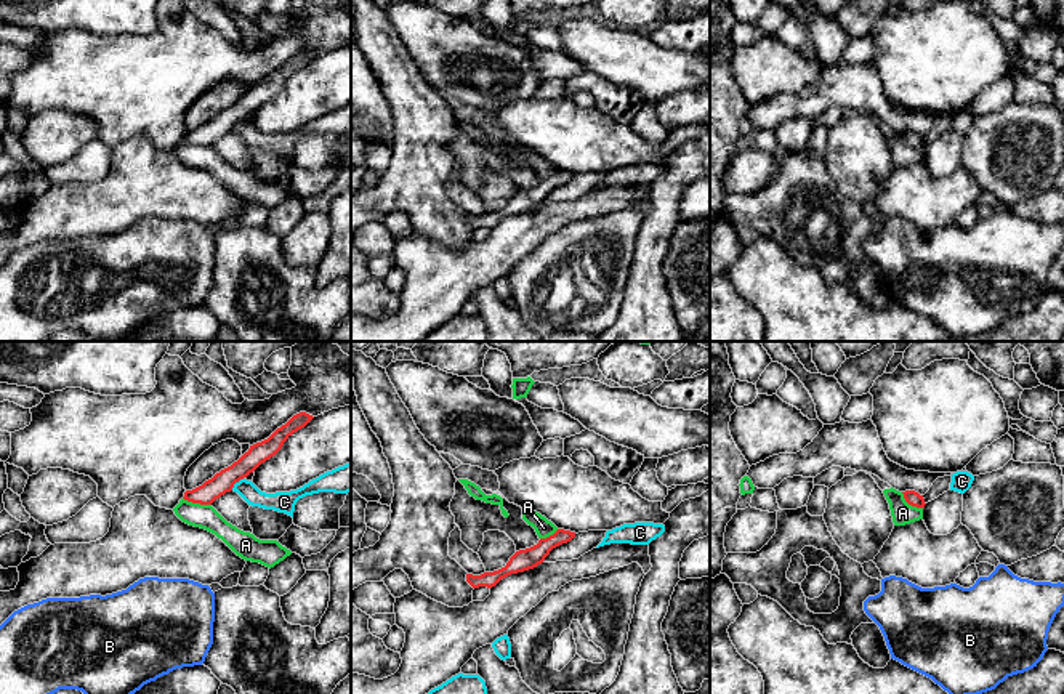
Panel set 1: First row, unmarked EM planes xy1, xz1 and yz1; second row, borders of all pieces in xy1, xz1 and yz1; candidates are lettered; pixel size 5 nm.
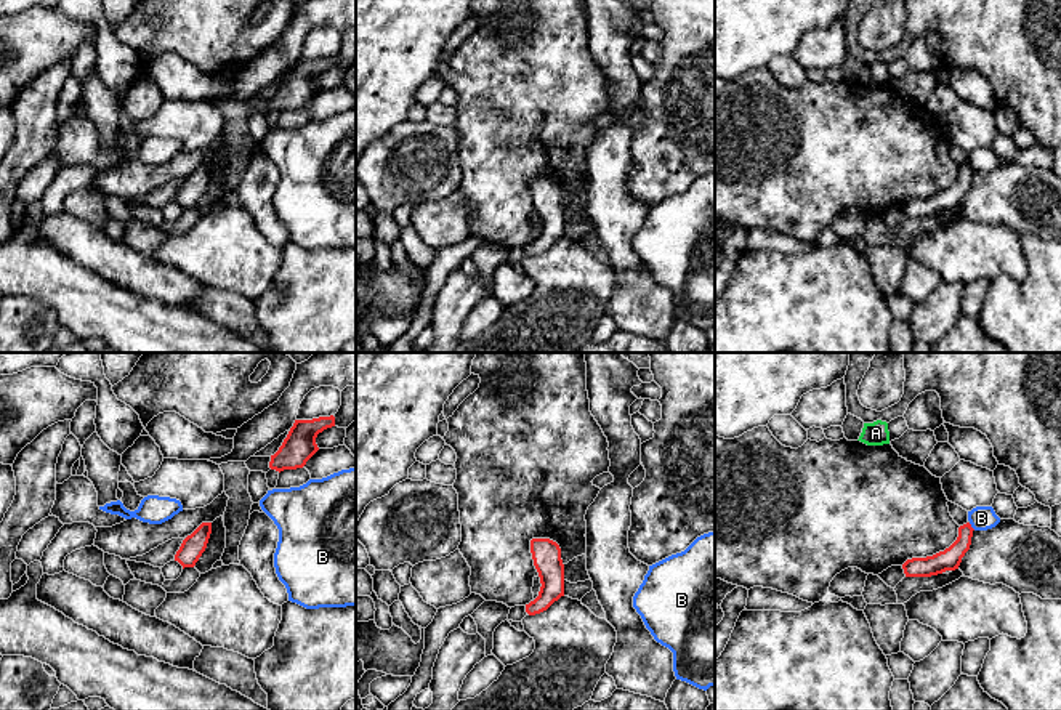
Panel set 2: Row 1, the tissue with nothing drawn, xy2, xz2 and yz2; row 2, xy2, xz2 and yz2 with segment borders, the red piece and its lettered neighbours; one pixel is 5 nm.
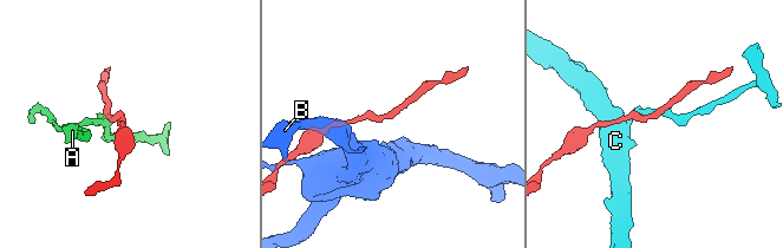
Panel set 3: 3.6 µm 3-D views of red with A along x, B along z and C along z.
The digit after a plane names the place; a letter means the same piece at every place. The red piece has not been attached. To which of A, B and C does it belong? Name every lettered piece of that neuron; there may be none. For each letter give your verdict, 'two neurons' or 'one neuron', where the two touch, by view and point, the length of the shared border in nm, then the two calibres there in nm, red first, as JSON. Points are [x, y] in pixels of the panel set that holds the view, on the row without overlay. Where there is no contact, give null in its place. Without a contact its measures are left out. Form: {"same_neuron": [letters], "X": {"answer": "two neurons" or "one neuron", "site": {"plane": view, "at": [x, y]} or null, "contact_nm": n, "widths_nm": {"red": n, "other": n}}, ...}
{"same_neuron": ["B"], "A": {"answer": "two neurons", "site": {"plane": "xy1", "at": [197, 143]}, "contact_nm": 150, "widths_nm": {"red": 110, "other": 120}}, "B": {"answer": "one neuron", "site": {"plane": "yz2", "at": [970, 167]}, "contact_nm": 50, "widths_nm": {"red": 110, "other": 130}}, "C": {"answer": "two neurons", "site": {"plane": "xy1", "at": [236, 122]}, "contact_nm": 90, "widths_nm": {"red": 110, "other": 100}}}

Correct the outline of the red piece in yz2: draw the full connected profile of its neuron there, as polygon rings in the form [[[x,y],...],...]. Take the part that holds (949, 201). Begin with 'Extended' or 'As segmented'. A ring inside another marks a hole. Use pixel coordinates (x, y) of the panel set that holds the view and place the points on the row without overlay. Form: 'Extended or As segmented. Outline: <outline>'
Extended. Outline: [[[976,147],[968,152],[968,163],[958,168],[957,181],[933,197],[912,199],[902,205],[906,218],[931,218],[946,212],[958,210],[962,199],[970,191],[974,171],[987,171],[995,168],[1000,159],[992,147]]]

